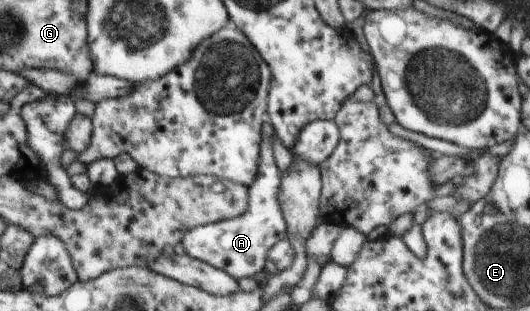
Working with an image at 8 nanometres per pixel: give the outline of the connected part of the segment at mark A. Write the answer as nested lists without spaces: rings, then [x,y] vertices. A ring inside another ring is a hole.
[[[266,119],[262,125],[262,142],[260,143],[257,177],[248,189],[247,211],[233,219],[221,220],[220,222],[193,228],[185,232],[179,242],[189,257],[226,271],[236,280],[251,278],[263,271],[265,260],[268,258],[268,251],[278,241],[285,240],[287,237],[286,221],[277,199],[281,171],[277,167],[273,153],[273,136],[275,136],[274,129]]]

